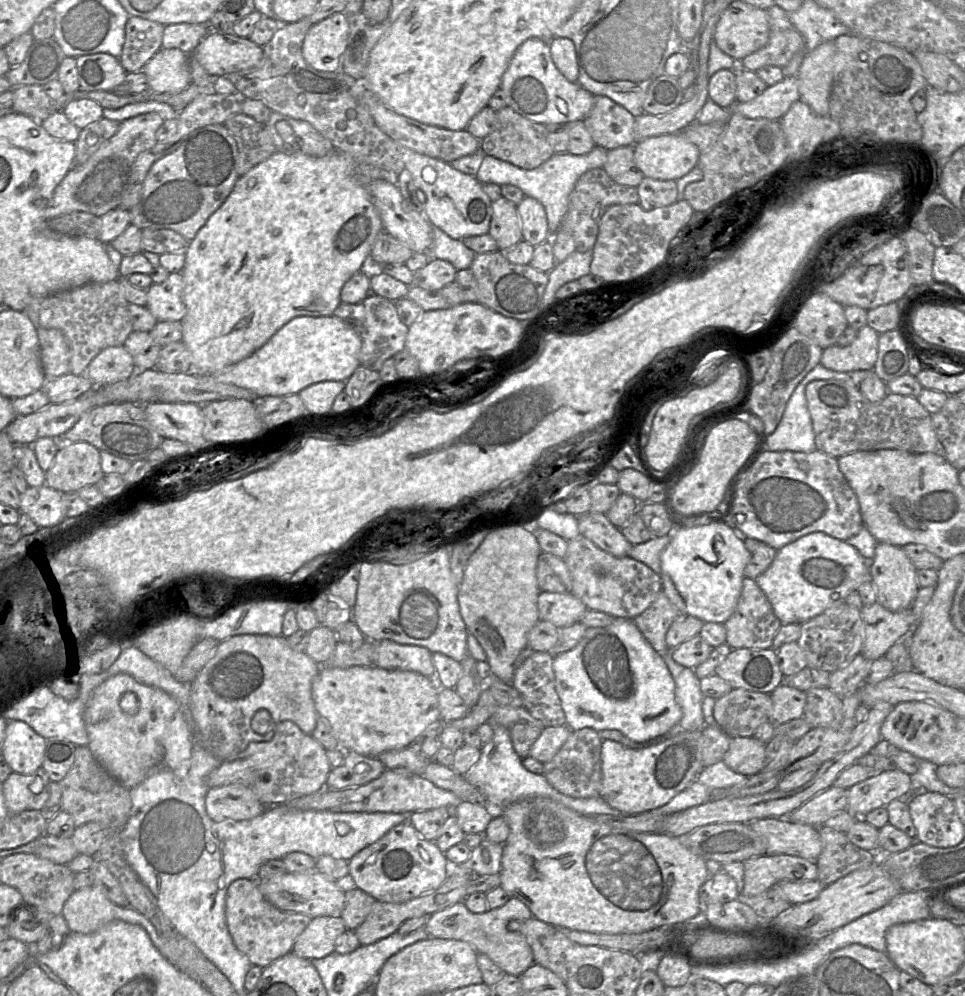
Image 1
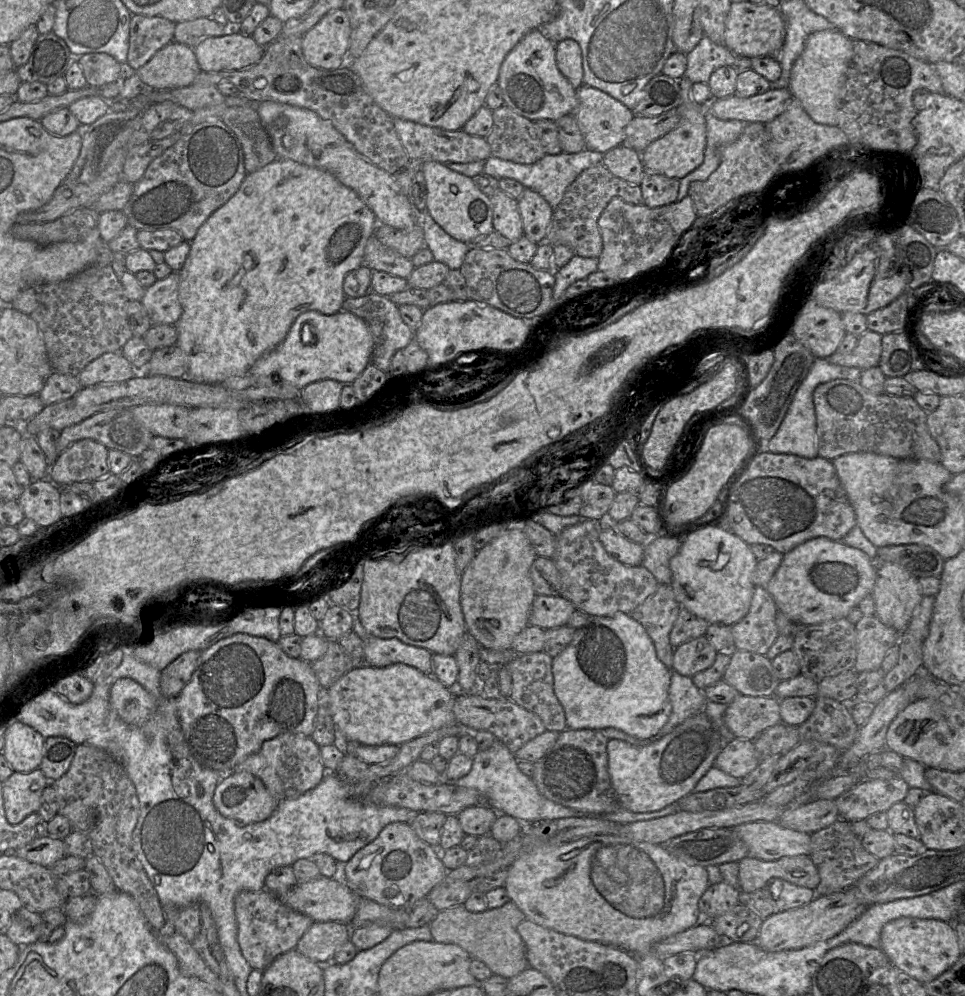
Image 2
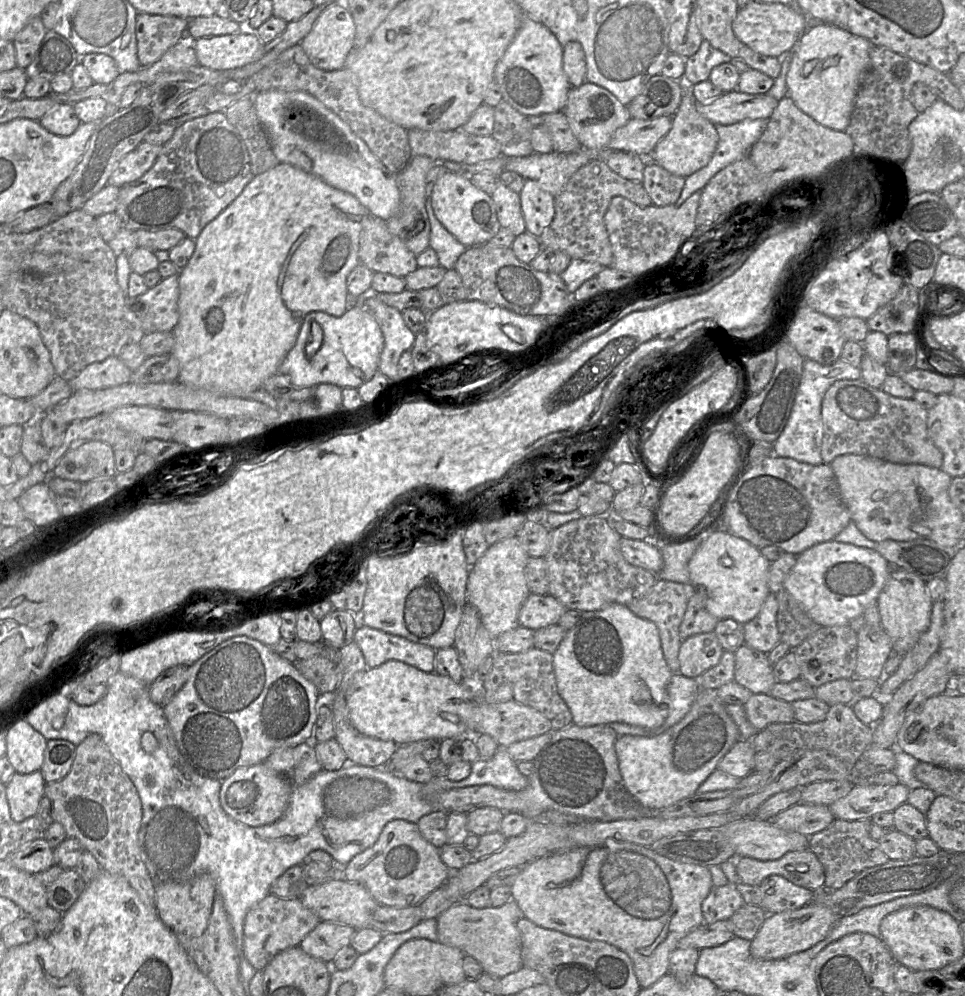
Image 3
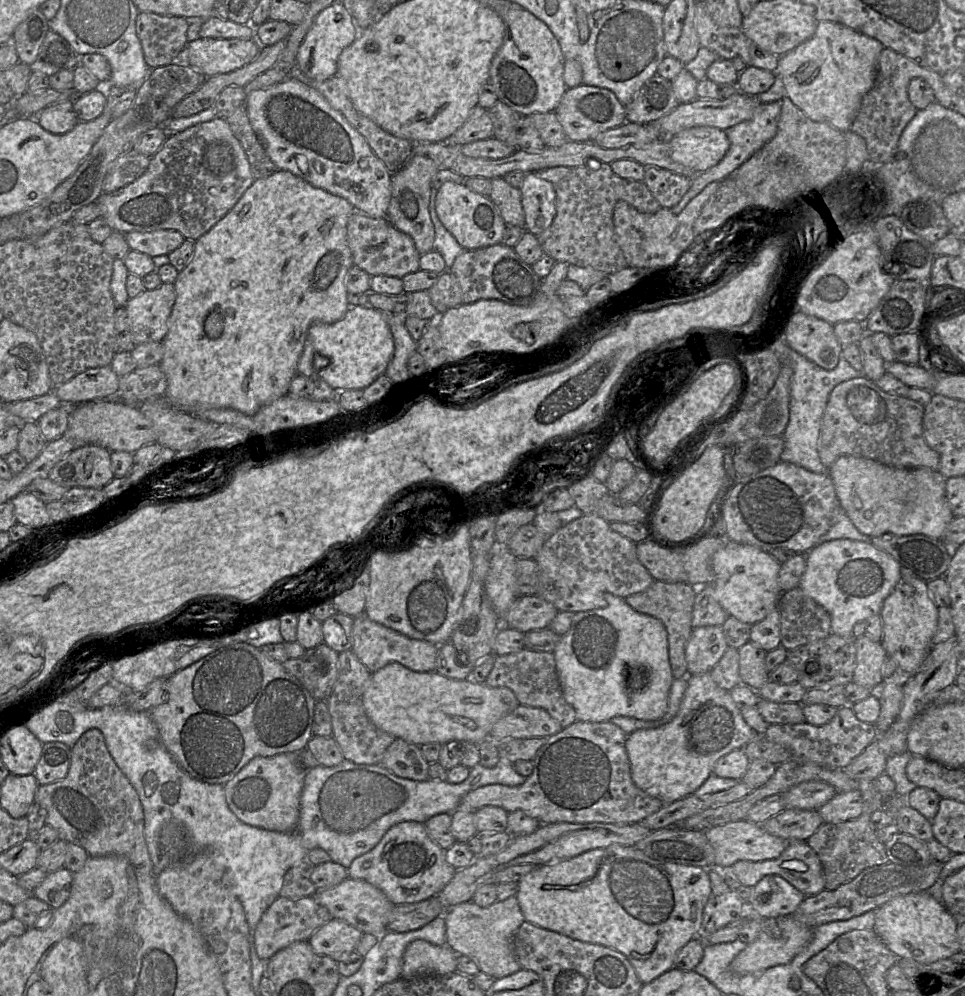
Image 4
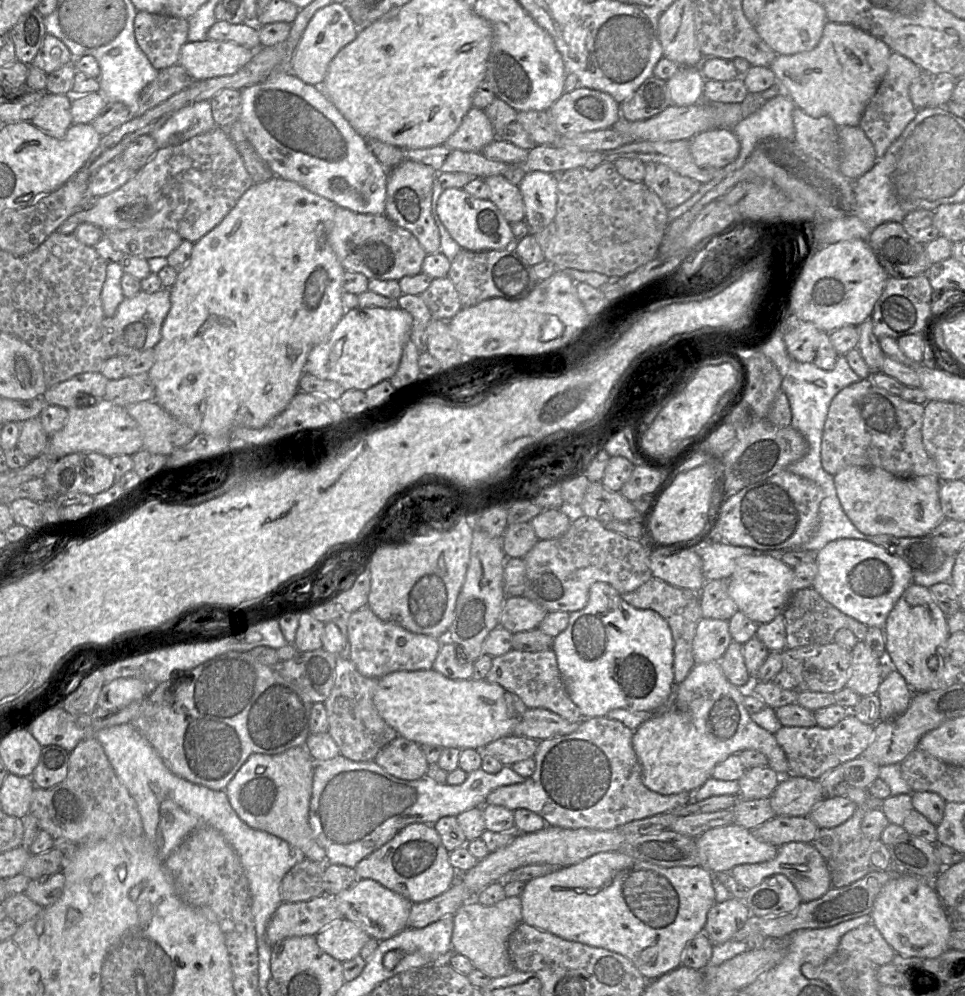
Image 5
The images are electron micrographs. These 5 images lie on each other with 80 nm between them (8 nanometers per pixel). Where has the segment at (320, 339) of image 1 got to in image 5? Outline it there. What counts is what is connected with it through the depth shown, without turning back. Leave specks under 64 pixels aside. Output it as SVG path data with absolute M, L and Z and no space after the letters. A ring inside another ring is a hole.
M355 307L345 311L328 338L309 352L304 373L339 383L344 390L362 390L390 379L398 369L414 320L400 308Z

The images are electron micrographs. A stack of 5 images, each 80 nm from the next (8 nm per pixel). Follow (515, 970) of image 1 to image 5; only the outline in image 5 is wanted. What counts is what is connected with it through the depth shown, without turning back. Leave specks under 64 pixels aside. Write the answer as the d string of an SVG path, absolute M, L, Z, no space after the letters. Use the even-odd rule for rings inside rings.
M520 896L506 897L491 906L484 906L472 899L453 915L452 951L467 957L474 969L480 970L491 979L508 975L515 970L509 958L508 939L521 922Z

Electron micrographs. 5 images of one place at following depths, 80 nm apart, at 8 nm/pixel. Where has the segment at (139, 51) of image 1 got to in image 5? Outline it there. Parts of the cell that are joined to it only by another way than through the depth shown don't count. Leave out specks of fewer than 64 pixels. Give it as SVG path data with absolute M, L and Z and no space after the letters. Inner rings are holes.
M138 11L134 20L135 38L158 71L179 62L182 46L188 41L188 19Z

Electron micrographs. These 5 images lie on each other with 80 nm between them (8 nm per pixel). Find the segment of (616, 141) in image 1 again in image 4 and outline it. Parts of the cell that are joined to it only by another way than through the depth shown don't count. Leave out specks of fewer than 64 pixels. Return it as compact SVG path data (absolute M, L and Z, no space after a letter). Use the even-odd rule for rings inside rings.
M584 84L567 89L554 113L568 141L574 142L592 142L599 133L626 122L625 106L619 102L613 92Z

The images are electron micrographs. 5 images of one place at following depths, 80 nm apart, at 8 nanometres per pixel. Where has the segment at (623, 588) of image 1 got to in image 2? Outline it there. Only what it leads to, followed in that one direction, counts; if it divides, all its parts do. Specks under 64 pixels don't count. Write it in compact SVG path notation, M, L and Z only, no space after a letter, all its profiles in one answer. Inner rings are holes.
M585 519L556 535L557 548L552 559L561 578L560 596L570 601L576 609L593 616L611 616L616 612L629 614L657 590L659 583L644 566L627 566L610 556L599 540L602 529L602 521Z

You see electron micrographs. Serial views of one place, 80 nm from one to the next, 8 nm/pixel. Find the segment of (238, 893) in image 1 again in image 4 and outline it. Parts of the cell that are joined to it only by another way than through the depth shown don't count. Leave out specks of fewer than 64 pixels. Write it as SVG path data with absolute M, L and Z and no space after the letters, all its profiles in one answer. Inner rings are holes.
M313 896L296 899L278 897L262 914L254 931L251 932L251 944L257 956L269 960L277 951L297 941L308 940L322 925L330 921L331 914Z

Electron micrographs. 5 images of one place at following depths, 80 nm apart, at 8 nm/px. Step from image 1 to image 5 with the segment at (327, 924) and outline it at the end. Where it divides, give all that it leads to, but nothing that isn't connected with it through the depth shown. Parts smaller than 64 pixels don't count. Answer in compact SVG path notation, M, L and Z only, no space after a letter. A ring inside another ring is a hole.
M341 918L320 930L315 939L321 950L345 962L359 955L370 936L354 922Z

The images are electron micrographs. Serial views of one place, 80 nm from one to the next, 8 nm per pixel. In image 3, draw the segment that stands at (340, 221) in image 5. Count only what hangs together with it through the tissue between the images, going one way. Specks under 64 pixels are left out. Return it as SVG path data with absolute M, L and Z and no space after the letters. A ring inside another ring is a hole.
M371 214L362 219L358 255L371 271L396 277L404 278L418 267L416 255L388 230L386 221Z

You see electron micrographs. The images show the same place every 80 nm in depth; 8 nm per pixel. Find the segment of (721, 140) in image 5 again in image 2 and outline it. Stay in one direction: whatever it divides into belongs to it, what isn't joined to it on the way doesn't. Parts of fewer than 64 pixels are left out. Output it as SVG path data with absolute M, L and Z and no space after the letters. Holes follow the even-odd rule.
M685 76L679 79L678 82L680 86L680 105L677 107L680 115L678 126L653 141L640 155L646 170L670 178L682 179L702 164L706 149L707 130L706 106L698 105L691 98L690 91L693 83Z

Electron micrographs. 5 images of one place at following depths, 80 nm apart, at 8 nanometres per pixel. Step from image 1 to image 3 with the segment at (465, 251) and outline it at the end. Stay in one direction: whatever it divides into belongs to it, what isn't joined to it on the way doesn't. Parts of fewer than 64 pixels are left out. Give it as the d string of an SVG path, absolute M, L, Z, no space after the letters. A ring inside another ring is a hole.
M426 197L425 209L430 224L429 247L436 252L439 265L445 270L452 270L459 256L468 248L438 221L433 212L431 197Z

